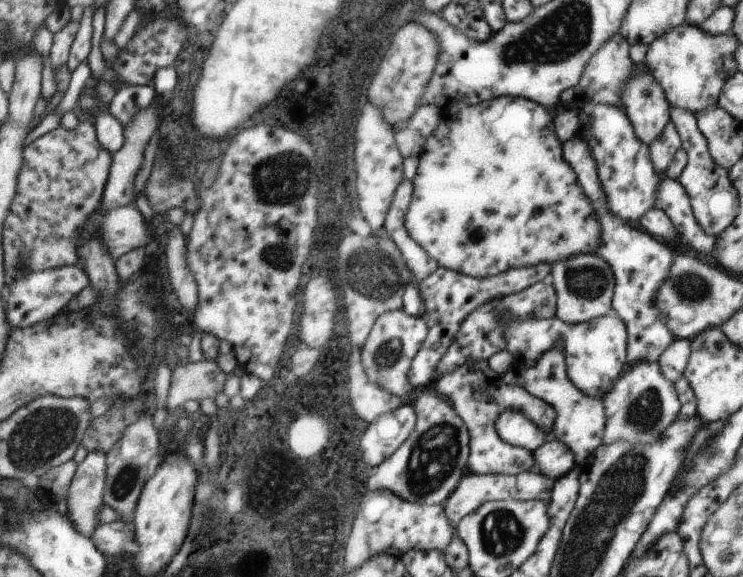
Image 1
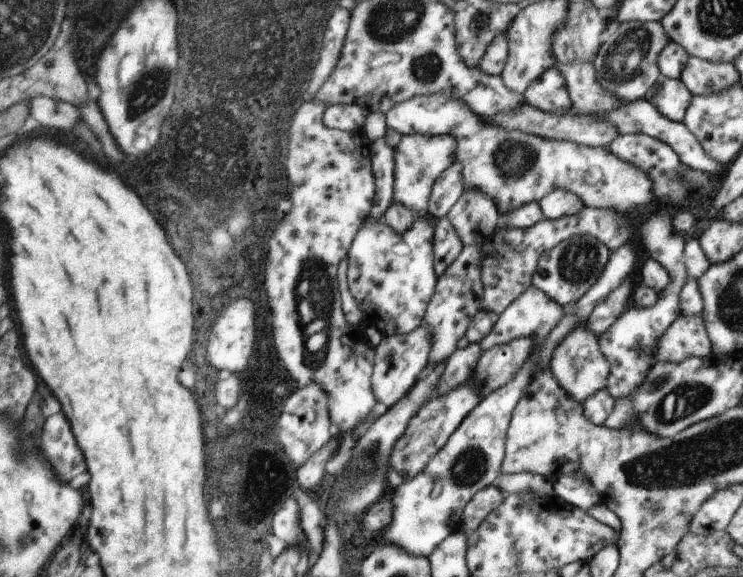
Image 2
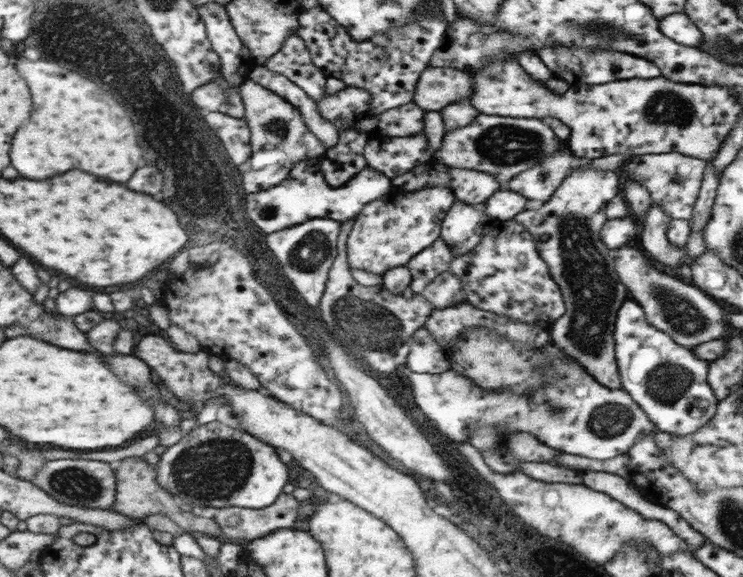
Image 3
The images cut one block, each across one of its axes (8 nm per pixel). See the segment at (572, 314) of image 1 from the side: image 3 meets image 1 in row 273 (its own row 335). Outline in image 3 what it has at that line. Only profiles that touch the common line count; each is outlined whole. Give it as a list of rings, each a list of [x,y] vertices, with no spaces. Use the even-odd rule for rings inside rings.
[[[579,162],[541,208],[525,210],[519,216],[509,218],[533,234],[541,258],[549,264],[553,280],[565,294],[565,308],[569,308],[569,312],[553,322],[553,344],[561,346],[587,368],[587,374],[611,390],[621,390],[619,368],[613,354],[613,328],[617,310],[629,298],[629,292],[615,270],[617,260],[611,258],[615,252],[601,240],[601,230],[609,220],[609,214],[603,212],[603,208],[621,194],[619,188],[623,188],[623,176],[619,170],[601,170],[589,162]]]

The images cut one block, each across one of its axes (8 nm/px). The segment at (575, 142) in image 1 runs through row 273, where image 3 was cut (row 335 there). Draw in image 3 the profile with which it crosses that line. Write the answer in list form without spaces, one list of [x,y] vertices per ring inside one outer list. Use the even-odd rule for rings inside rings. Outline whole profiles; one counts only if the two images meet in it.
[[[627,298],[617,310],[613,350],[621,388],[637,402],[637,406],[641,406],[657,432],[673,434],[677,438],[693,436],[699,428],[705,428],[709,420],[715,420],[721,402],[707,382],[709,362],[699,360],[689,348],[651,326],[645,310],[631,298]]]

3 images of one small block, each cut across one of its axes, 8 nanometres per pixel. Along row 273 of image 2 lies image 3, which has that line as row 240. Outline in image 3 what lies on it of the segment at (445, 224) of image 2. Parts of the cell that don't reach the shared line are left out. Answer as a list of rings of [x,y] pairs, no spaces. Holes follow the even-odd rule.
[[[437,238],[431,248],[425,248],[421,254],[413,256],[405,266],[411,272],[411,280],[413,278],[423,278],[429,284],[441,272],[449,270],[451,262],[453,262],[451,246],[447,246],[447,242],[443,238]]]

